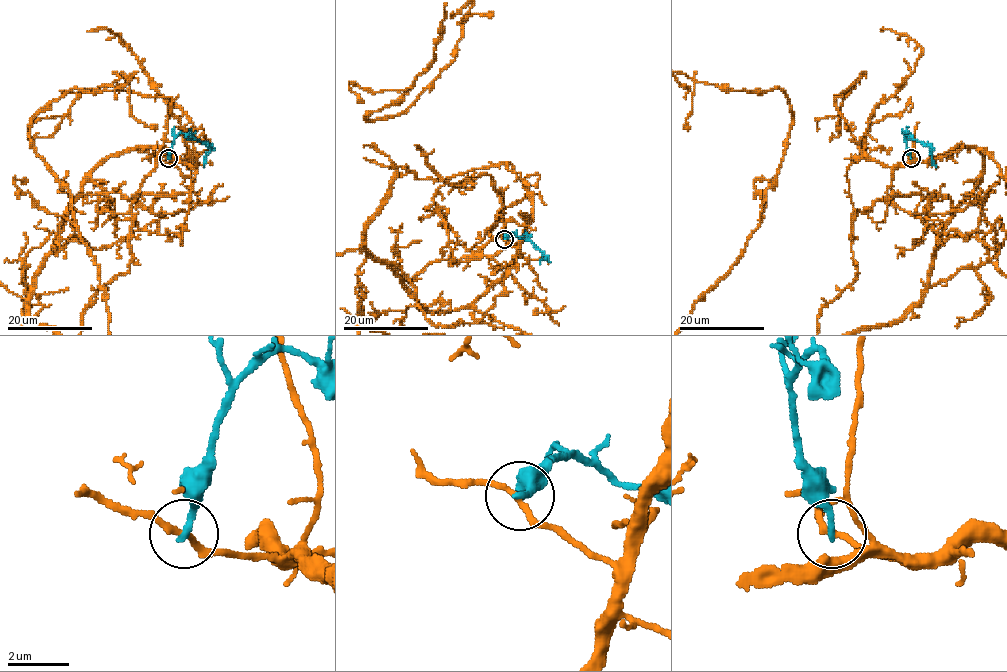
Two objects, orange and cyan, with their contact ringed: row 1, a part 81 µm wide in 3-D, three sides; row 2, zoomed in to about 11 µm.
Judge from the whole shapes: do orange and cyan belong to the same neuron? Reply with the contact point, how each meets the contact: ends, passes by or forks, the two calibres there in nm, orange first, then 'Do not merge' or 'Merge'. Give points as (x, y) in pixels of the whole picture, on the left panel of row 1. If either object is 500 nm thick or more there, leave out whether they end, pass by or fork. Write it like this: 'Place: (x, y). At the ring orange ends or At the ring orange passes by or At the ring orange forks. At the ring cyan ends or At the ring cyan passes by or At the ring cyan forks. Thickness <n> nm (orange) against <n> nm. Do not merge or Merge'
Place: (168, 158). At the ring orange passes by. At the ring cyan ends. Thickness 170 nm (orange) against 220 nm. Do not merge

